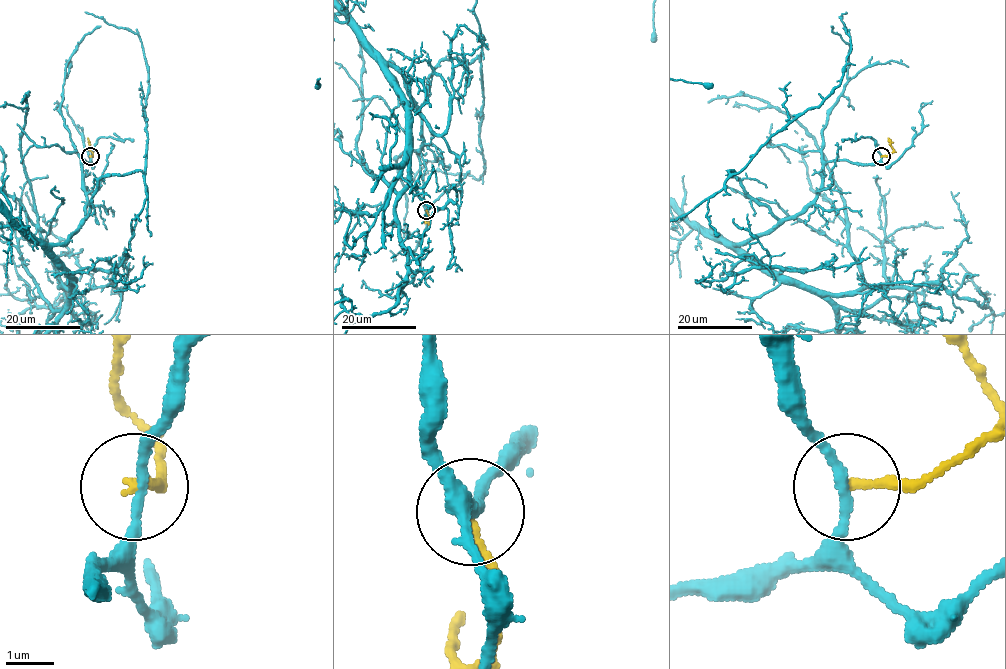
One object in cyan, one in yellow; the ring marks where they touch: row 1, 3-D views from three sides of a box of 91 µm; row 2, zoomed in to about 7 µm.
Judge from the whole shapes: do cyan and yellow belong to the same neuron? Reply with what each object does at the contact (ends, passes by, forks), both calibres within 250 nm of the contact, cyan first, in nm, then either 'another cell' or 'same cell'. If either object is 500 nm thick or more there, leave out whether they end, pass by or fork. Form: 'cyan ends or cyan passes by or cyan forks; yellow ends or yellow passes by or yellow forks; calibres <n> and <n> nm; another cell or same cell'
cyan passes by; yellow ends; calibres 200 and 180 nm; another cell

